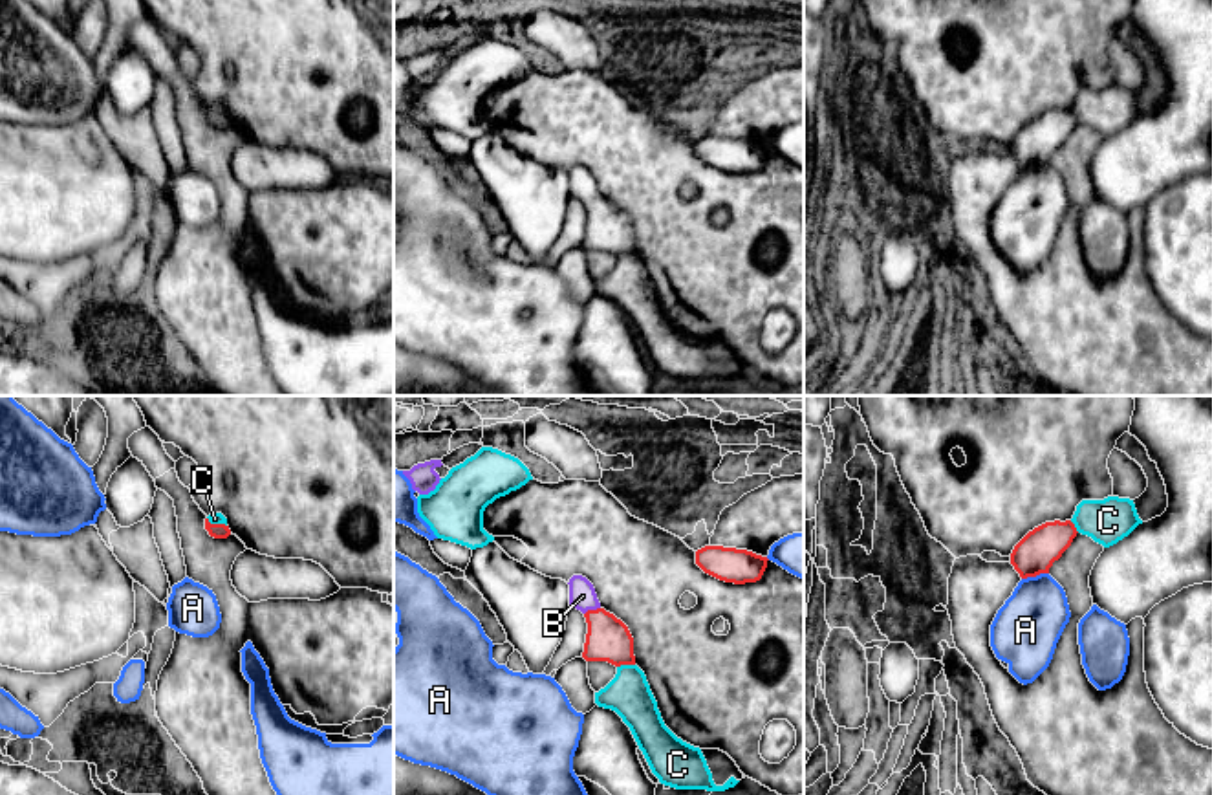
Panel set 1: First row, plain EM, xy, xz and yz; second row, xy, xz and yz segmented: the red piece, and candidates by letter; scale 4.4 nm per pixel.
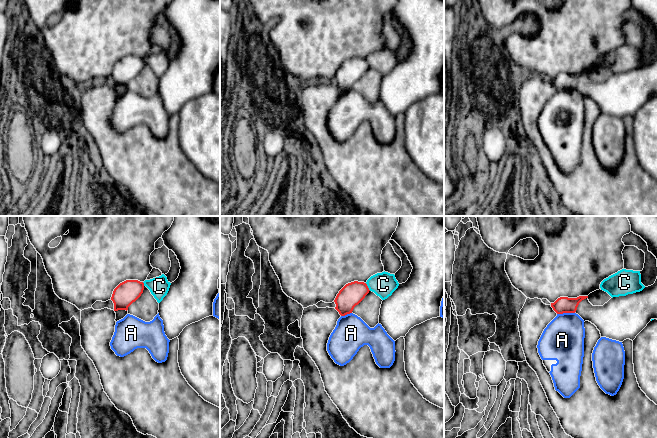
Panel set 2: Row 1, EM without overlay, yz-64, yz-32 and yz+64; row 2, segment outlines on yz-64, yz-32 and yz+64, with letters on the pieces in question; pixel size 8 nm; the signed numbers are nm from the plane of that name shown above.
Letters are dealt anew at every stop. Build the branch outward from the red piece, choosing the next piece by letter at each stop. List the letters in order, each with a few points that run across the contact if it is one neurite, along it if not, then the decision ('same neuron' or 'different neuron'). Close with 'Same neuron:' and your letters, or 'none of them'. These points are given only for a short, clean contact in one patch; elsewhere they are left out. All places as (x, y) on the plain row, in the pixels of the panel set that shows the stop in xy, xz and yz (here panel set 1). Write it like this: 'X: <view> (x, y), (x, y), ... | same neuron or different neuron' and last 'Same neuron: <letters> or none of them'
A: yz (1048, 162), (1022, 169) | different neuron
B: xz (608, 228), (592, 200), (583, 185) | same neuron
C: xz (634, 253), (617, 257) | different neuron
Same neuron: B

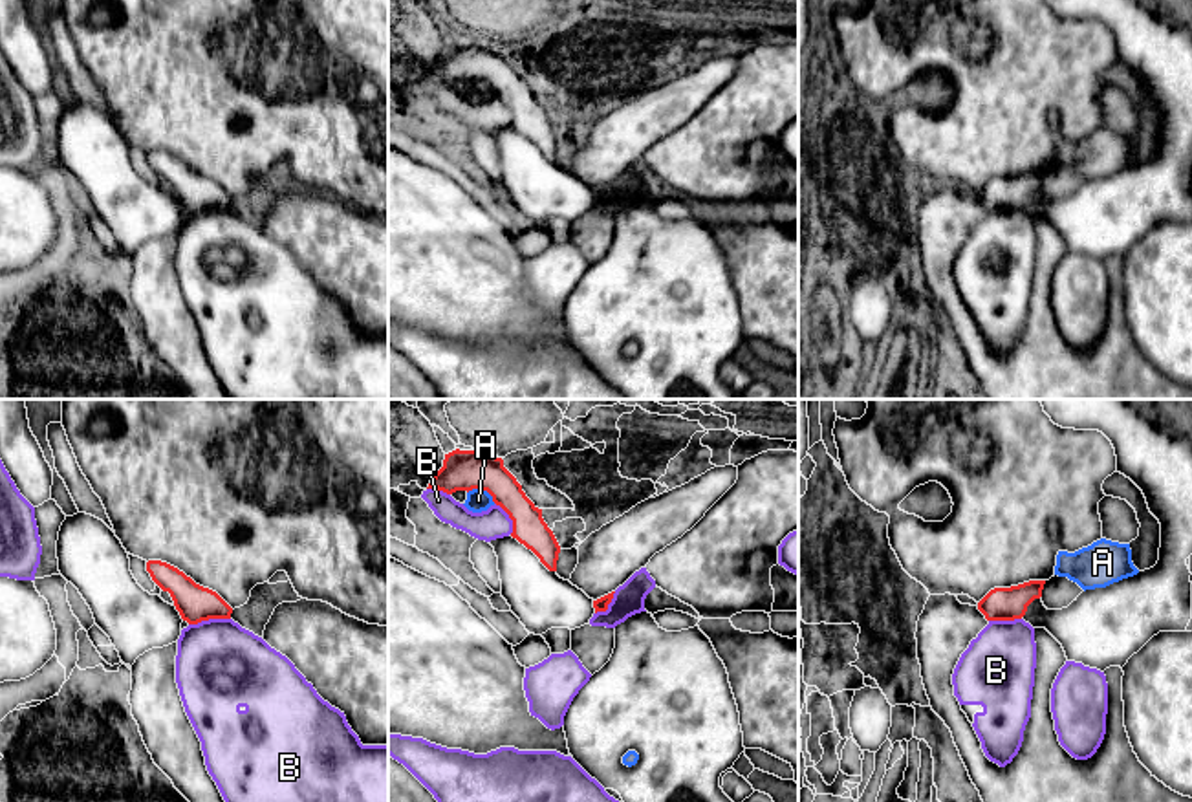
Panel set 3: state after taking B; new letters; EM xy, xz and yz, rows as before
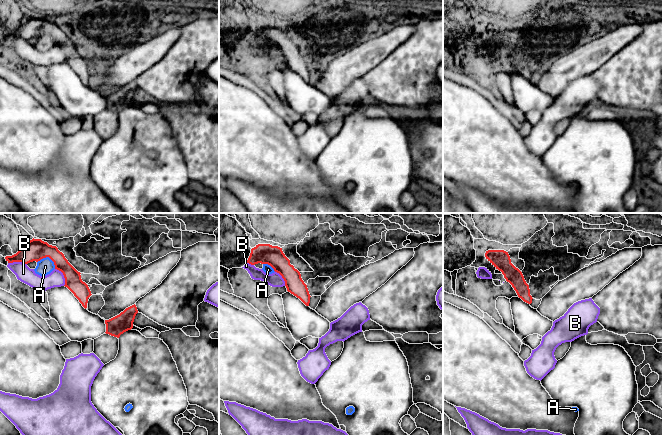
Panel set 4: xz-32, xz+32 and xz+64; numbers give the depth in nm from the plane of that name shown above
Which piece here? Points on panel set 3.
A: different neuron
B: different neuron
Same neuron: none of them

